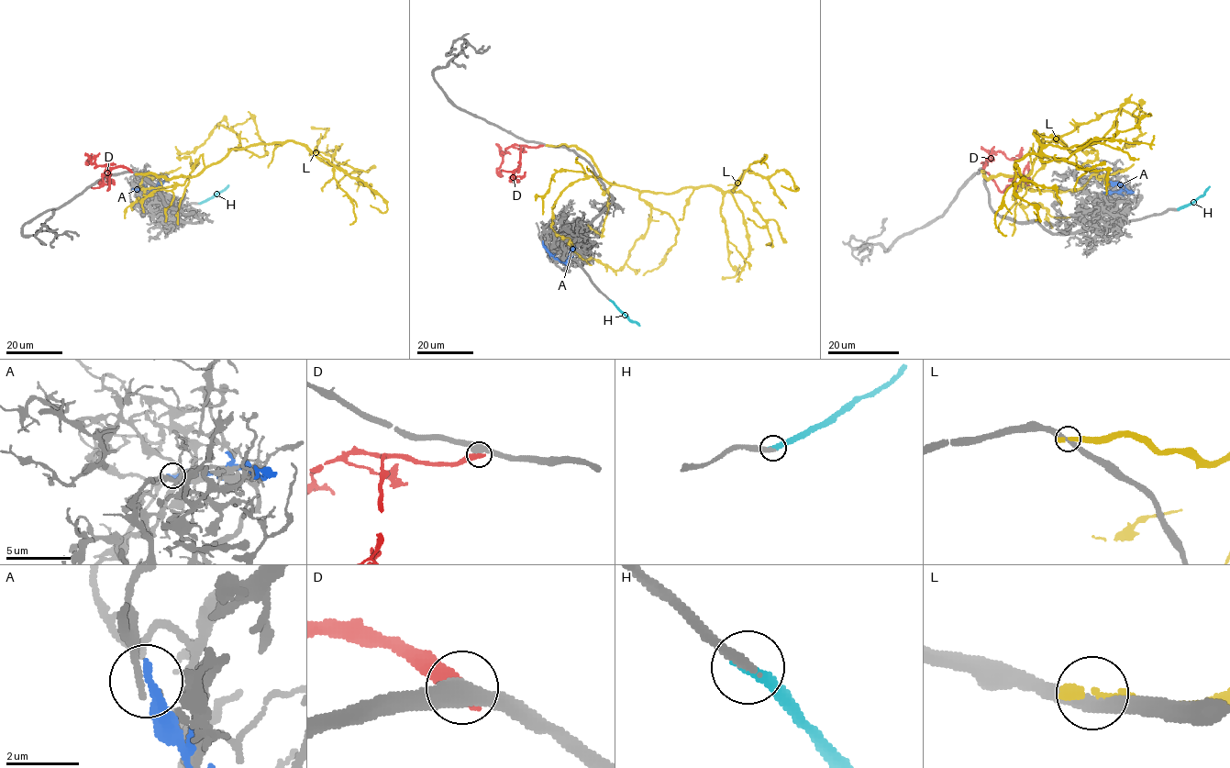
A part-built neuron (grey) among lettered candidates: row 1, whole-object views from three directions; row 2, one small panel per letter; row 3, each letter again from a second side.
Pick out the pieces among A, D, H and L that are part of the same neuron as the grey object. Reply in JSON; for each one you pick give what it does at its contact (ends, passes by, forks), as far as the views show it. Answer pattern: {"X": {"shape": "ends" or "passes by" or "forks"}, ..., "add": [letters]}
{"H": {"shape": "ends"}, "add": ["H"]}

